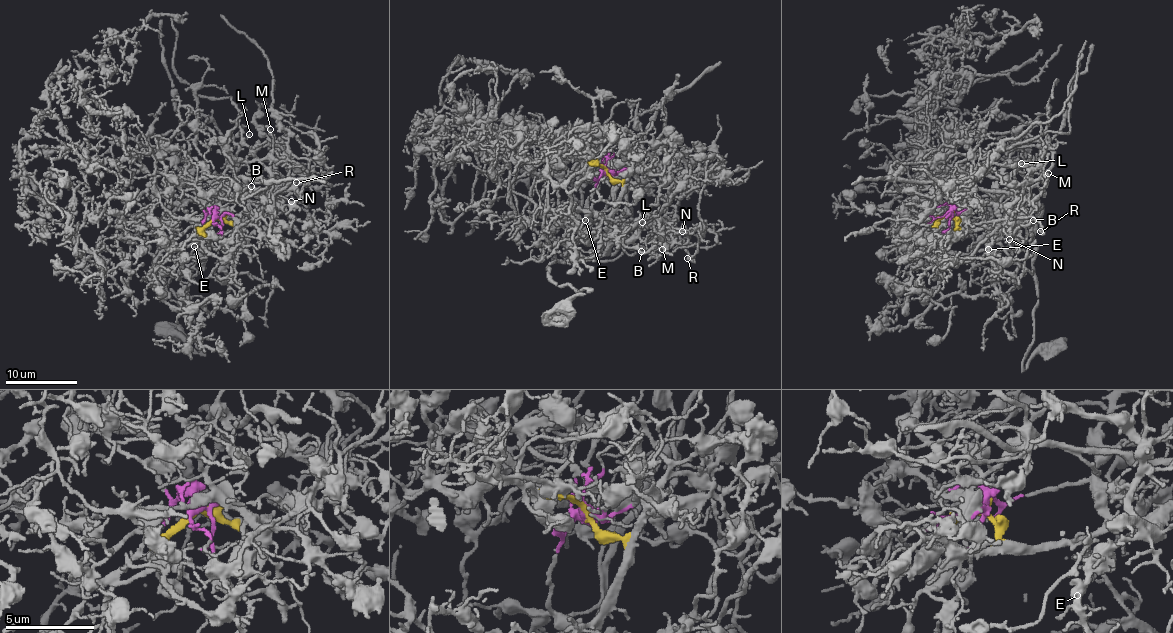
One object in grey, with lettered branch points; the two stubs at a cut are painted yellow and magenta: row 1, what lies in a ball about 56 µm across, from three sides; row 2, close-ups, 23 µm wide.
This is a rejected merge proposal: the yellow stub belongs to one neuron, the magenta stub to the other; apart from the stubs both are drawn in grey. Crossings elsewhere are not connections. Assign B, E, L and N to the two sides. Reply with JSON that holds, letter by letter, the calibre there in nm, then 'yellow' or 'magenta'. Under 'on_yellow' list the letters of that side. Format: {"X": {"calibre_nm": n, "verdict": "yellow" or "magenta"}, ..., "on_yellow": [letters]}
{"B": {"calibre_nm": 130, "verdict": "yellow"}, "E": {"calibre_nm": 150, "verdict": "yellow"}, "L": {"calibre_nm": 140, "verdict": "yellow"}, "N": {"calibre_nm": 130, "verdict": "yellow"}, "on_yellow": ["B", "E", "L", "N"]}

